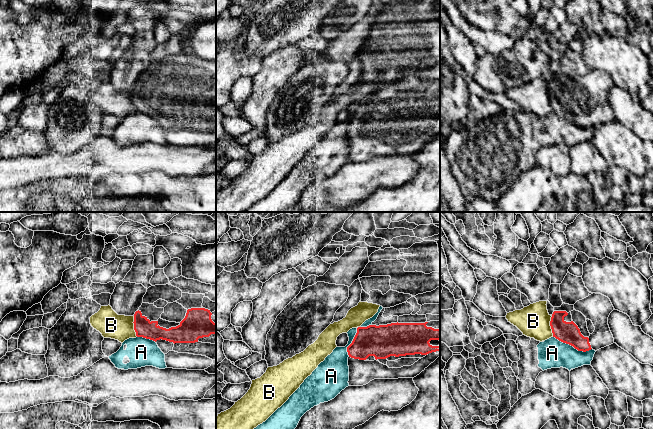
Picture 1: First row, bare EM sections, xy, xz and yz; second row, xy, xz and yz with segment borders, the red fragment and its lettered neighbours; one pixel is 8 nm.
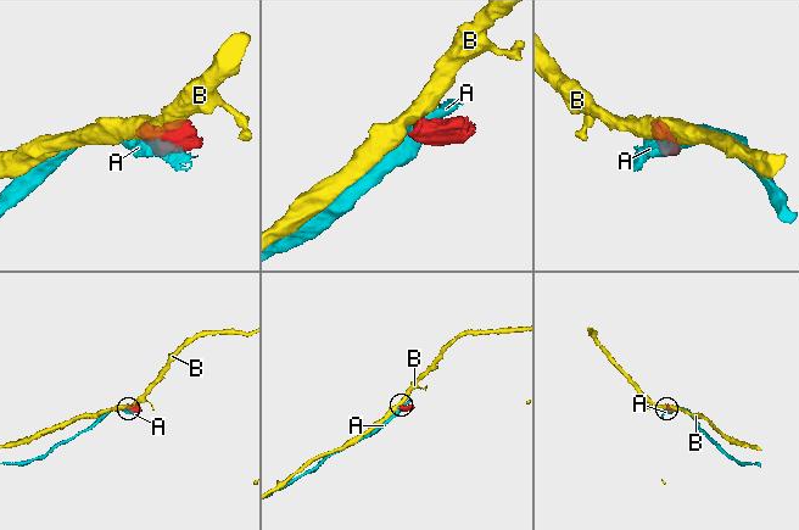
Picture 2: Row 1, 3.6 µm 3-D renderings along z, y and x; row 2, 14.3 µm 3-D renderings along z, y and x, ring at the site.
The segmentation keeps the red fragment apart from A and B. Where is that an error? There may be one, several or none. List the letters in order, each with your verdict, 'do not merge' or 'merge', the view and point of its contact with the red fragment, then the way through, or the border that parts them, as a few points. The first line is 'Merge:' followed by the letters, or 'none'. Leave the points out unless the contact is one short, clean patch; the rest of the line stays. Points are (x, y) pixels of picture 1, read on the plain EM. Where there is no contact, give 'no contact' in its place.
Merge: none
A: do not merge; contact yz (572, 121)
B: do not merge; contact xy (134, 102); border xy (133, 92), (133, 105), (137, 112)

